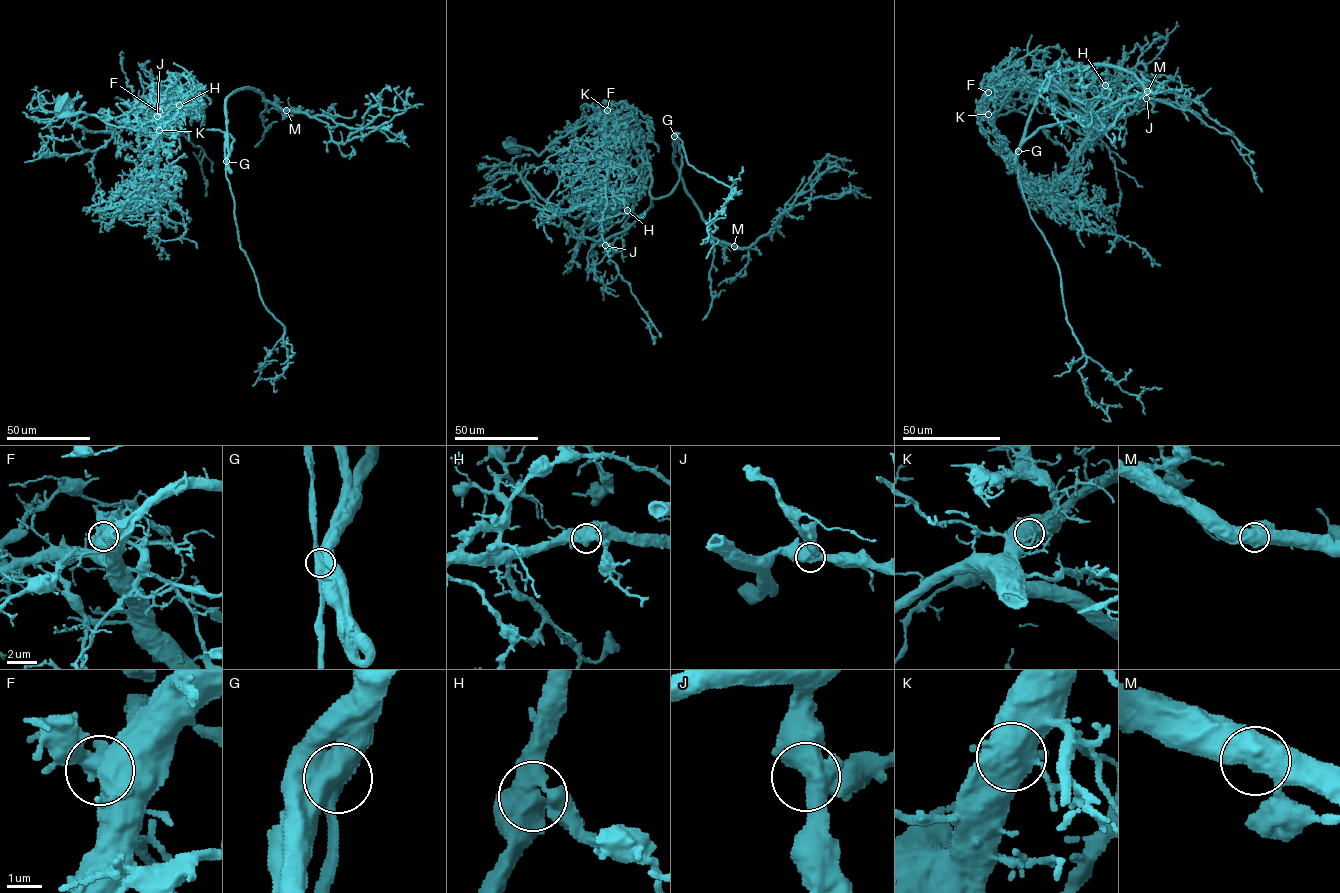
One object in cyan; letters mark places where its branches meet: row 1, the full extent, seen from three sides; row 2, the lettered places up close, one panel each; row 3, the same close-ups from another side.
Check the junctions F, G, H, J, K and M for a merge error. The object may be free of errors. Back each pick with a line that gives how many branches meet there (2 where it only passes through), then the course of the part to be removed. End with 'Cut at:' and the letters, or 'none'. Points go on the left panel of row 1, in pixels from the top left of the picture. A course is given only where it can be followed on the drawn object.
G: branches 3; course (225, 161), (240, 248), (254, 272), (264, 305), (284, 327), (287, 367), (274, 384), (270, 378), (261, 378)
Cut at: G

